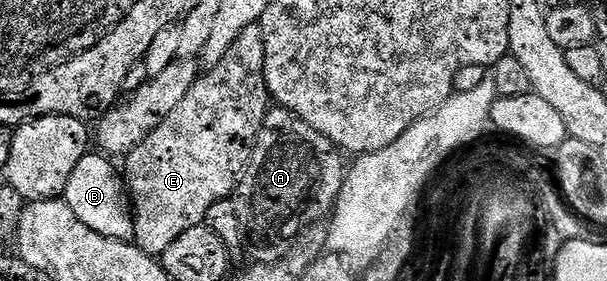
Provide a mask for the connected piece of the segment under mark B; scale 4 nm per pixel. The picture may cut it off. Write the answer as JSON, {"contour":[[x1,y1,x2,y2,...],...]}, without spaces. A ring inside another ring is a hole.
{"contour":[[88,153,77,163,70,175,70,181,63,194,64,202,75,213,83,225,93,229,98,235,113,240,130,243,134,240,134,225,131,202,122,176,113,167,108,156,101,153]]}

